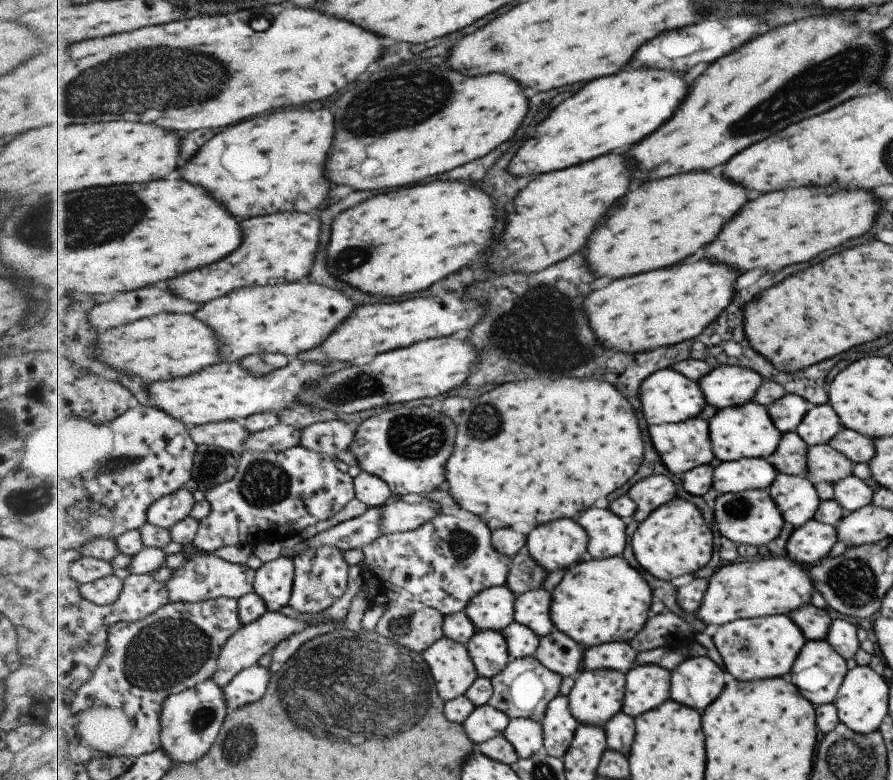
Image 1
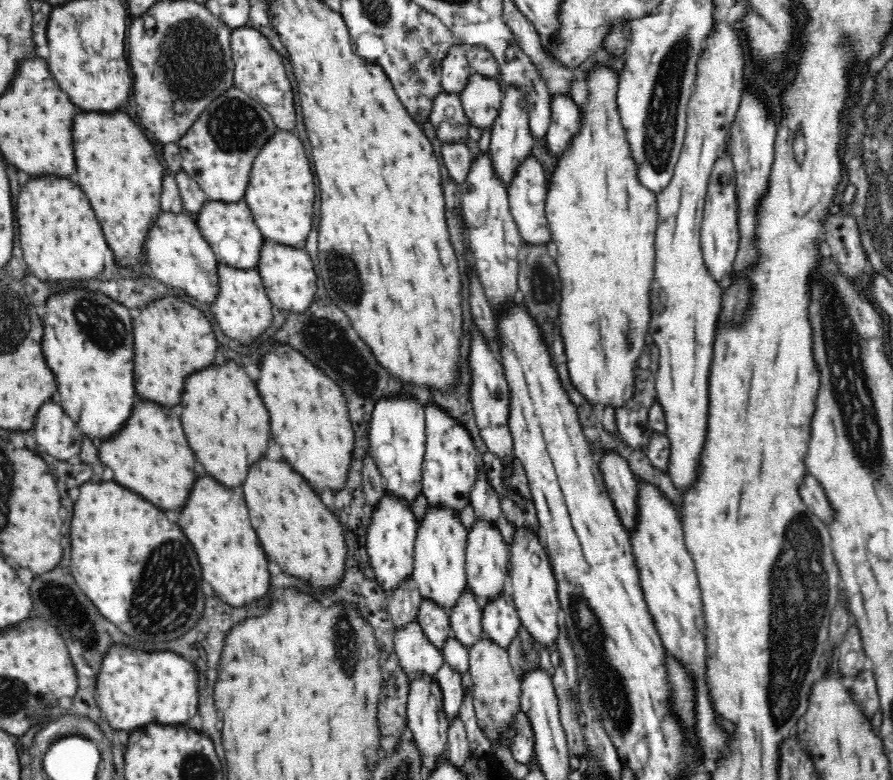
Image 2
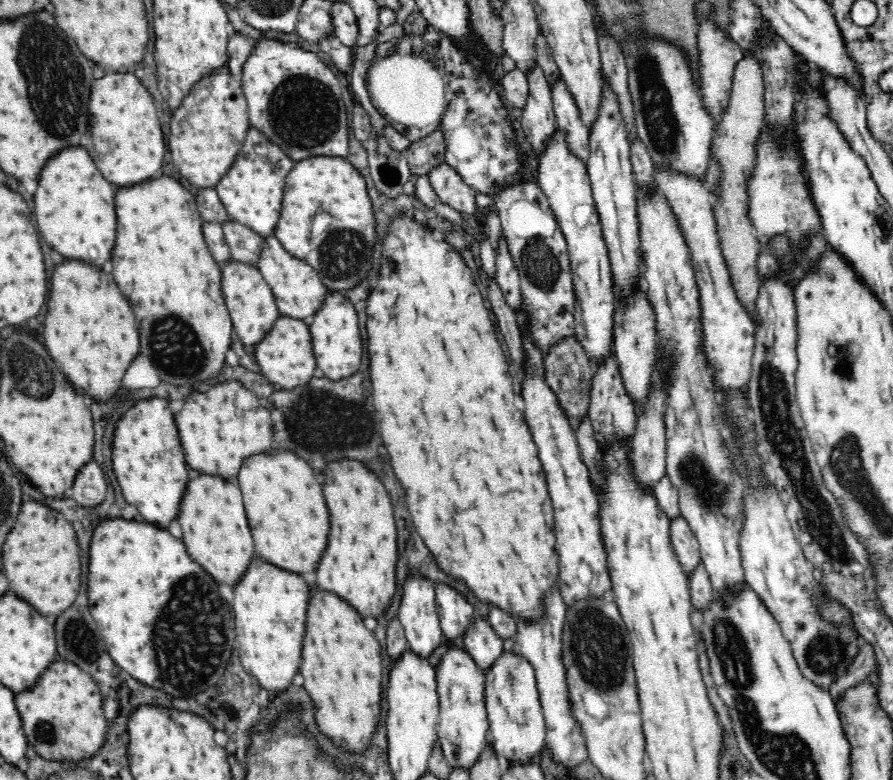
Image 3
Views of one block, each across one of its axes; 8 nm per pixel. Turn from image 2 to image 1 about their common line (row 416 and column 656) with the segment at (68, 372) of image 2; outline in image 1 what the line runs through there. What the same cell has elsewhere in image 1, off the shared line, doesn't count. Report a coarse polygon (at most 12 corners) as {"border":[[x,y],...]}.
{"border":[[627,70],[539,124],[509,170],[545,174],[633,146],[671,120],[687,82]]}

